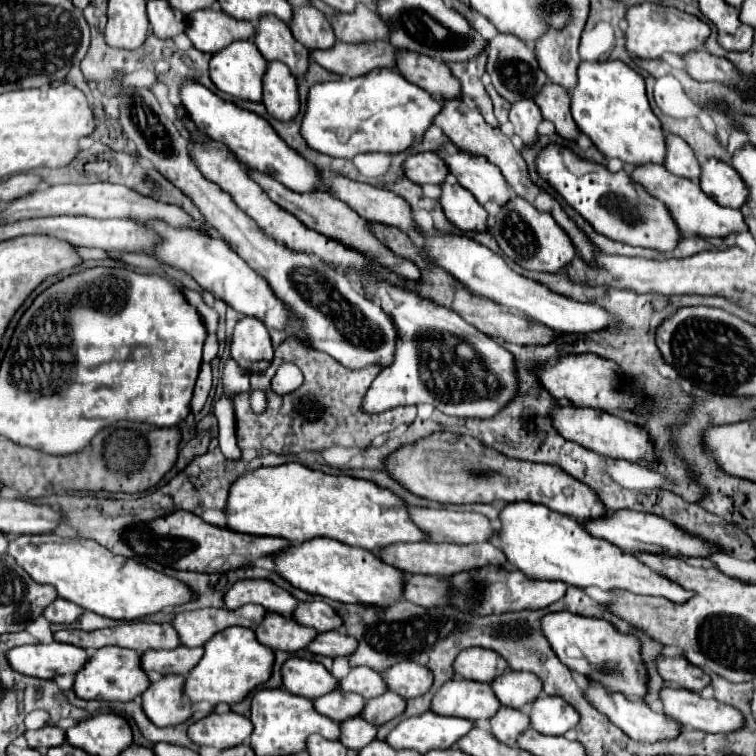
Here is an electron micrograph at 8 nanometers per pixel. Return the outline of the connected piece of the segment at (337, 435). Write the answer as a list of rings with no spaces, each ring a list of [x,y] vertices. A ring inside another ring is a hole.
[[[294,337],[286,339],[278,349],[272,365],[264,373],[254,373],[250,377],[250,389],[262,389],[268,397],[268,405],[262,413],[254,413],[248,405],[248,393],[240,393],[234,399],[236,415],[236,439],[242,451],[242,458],[251,461],[257,451],[272,453],[300,453],[300,451],[322,451],[334,445],[366,449],[376,435],[394,431],[398,425],[410,425],[416,417],[416,407],[396,407],[378,415],[368,415],[360,409],[366,389],[380,373],[380,367],[366,367],[362,371],[350,371],[342,367],[336,359],[322,351],[304,349]],[[284,361],[294,361],[294,365],[304,373],[304,383],[298,391],[288,395],[276,395],[270,389],[270,379]]]

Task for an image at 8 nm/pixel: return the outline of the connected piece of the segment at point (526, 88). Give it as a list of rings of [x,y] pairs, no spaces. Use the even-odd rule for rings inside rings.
[[[500,33],[494,39],[490,39],[488,45],[488,75],[492,77],[492,85],[494,89],[508,99],[510,103],[518,101],[518,99],[534,99],[534,95],[538,95],[538,91],[546,85],[548,77],[544,75],[544,71],[540,69],[536,55],[534,55],[534,47],[524,43],[522,39],[514,37],[514,35],[506,35]]]

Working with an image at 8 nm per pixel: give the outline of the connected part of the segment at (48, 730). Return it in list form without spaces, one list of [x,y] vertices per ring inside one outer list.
[[[48,725],[38,731],[26,731],[24,737],[32,749],[50,749],[50,747],[58,747],[66,741],[66,733],[54,725],[52,727]]]

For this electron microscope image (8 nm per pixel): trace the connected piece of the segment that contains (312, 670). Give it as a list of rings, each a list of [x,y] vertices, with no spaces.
[[[290,657],[282,665],[284,689],[300,697],[322,697],[338,687],[338,679],[318,661]]]

